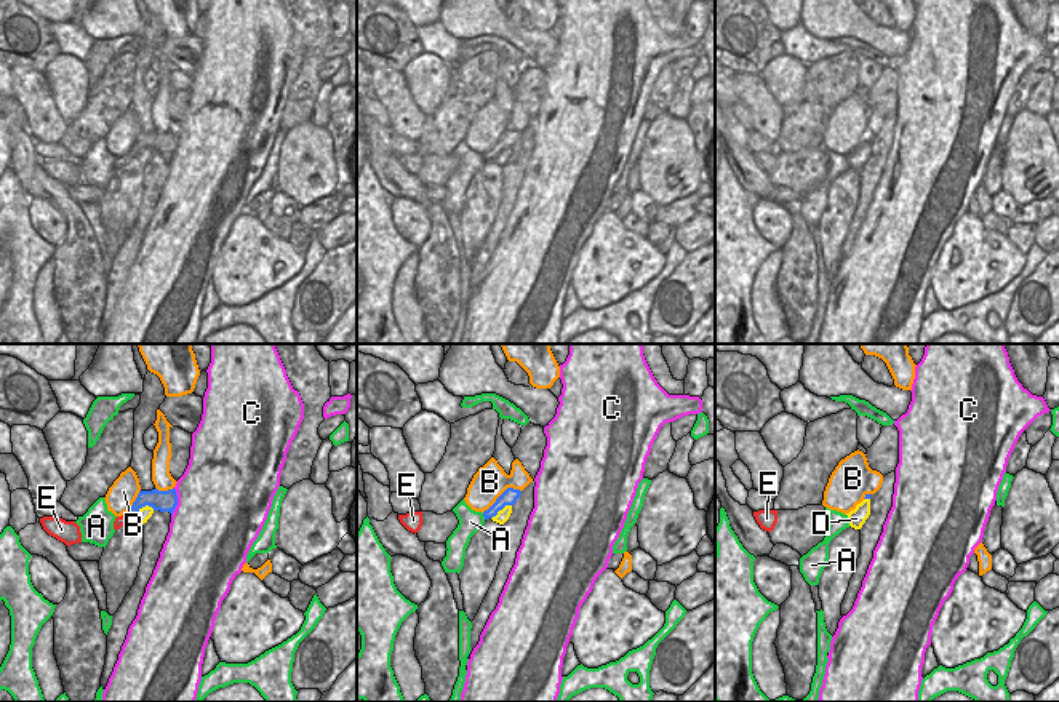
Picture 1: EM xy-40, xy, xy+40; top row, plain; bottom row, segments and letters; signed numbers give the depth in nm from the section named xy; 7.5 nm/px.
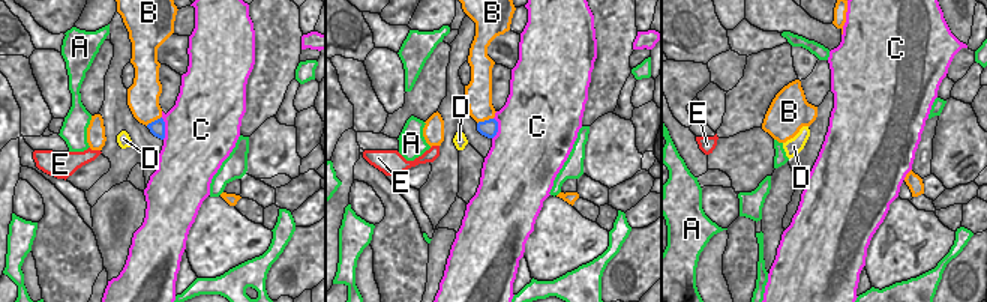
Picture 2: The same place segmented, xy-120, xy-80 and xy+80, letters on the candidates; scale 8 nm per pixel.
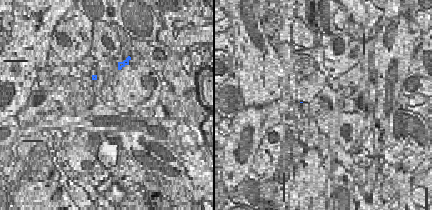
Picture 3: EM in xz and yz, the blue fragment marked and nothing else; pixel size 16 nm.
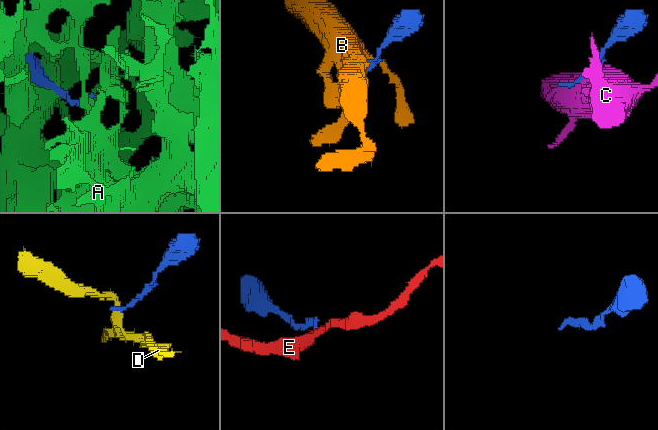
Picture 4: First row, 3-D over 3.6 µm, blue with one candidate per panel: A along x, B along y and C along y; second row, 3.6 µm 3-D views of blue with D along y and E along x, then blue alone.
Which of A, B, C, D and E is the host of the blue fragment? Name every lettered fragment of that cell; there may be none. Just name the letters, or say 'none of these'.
E

